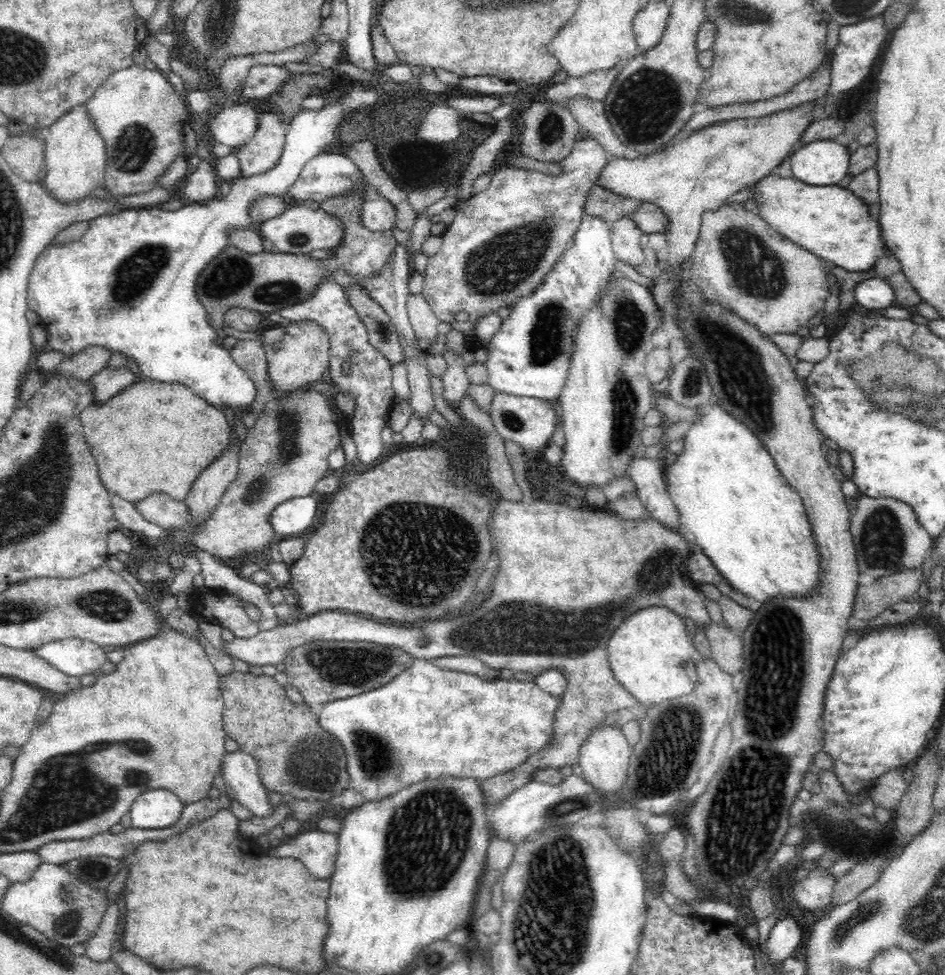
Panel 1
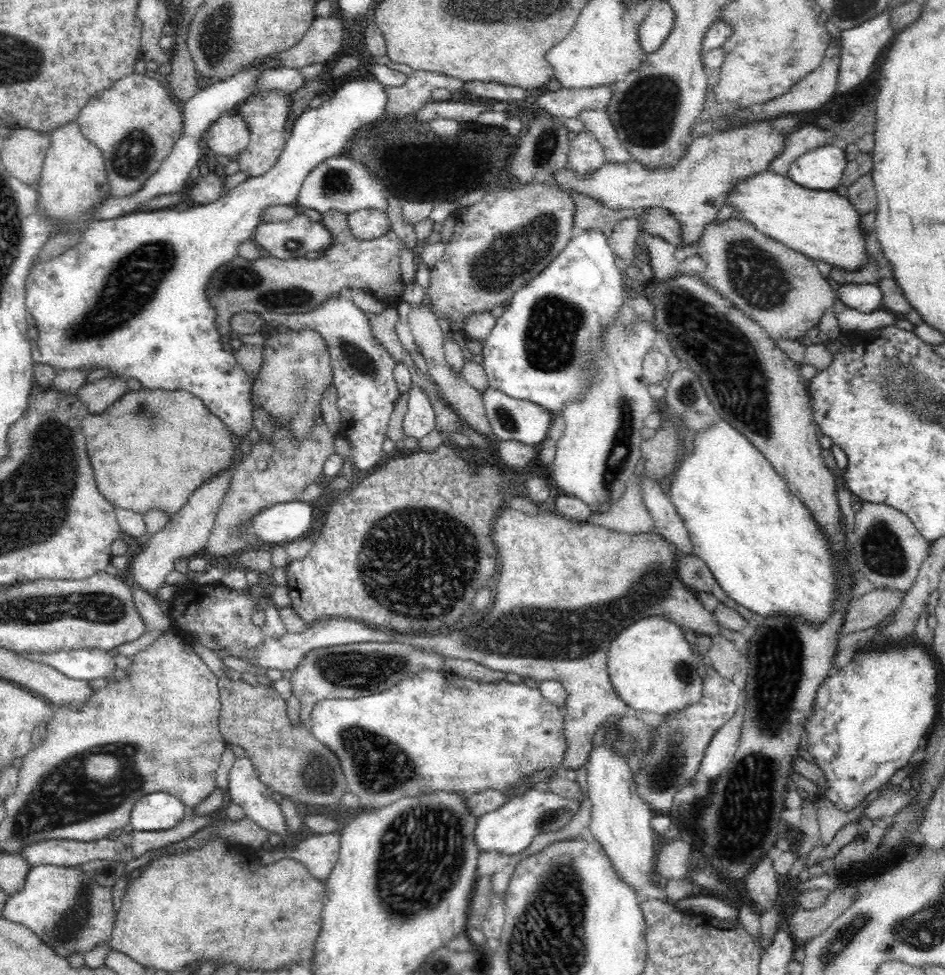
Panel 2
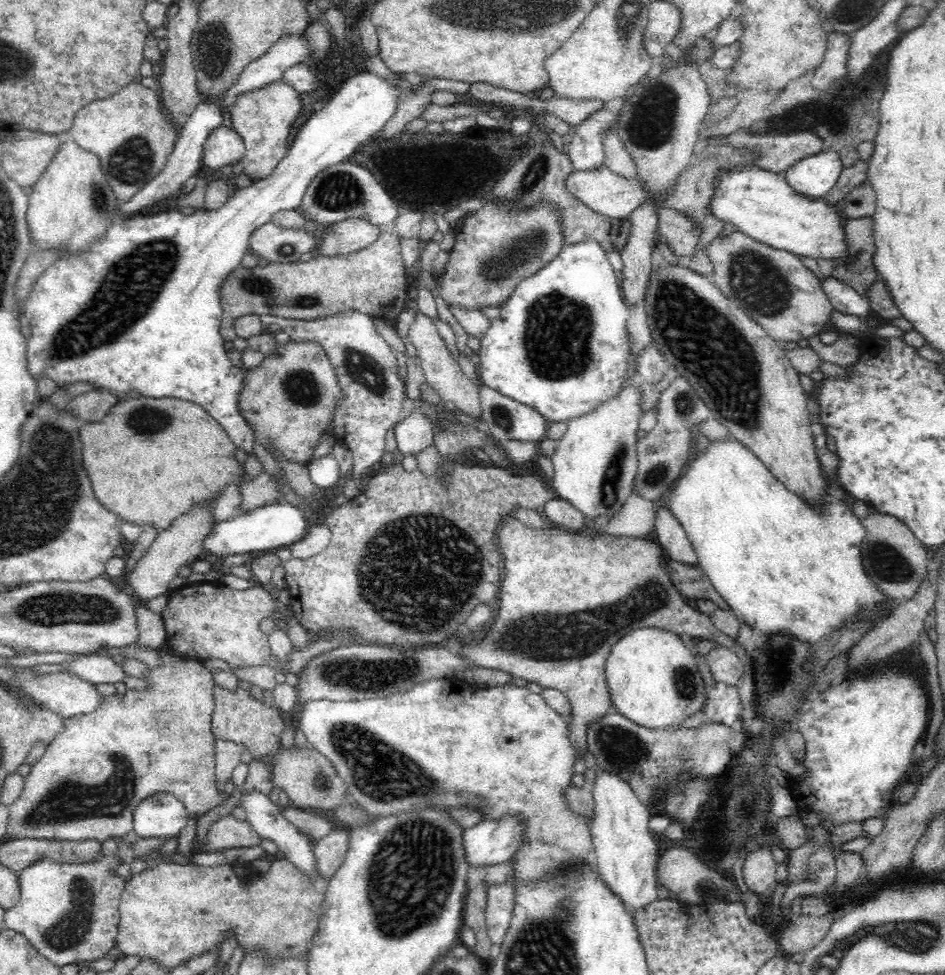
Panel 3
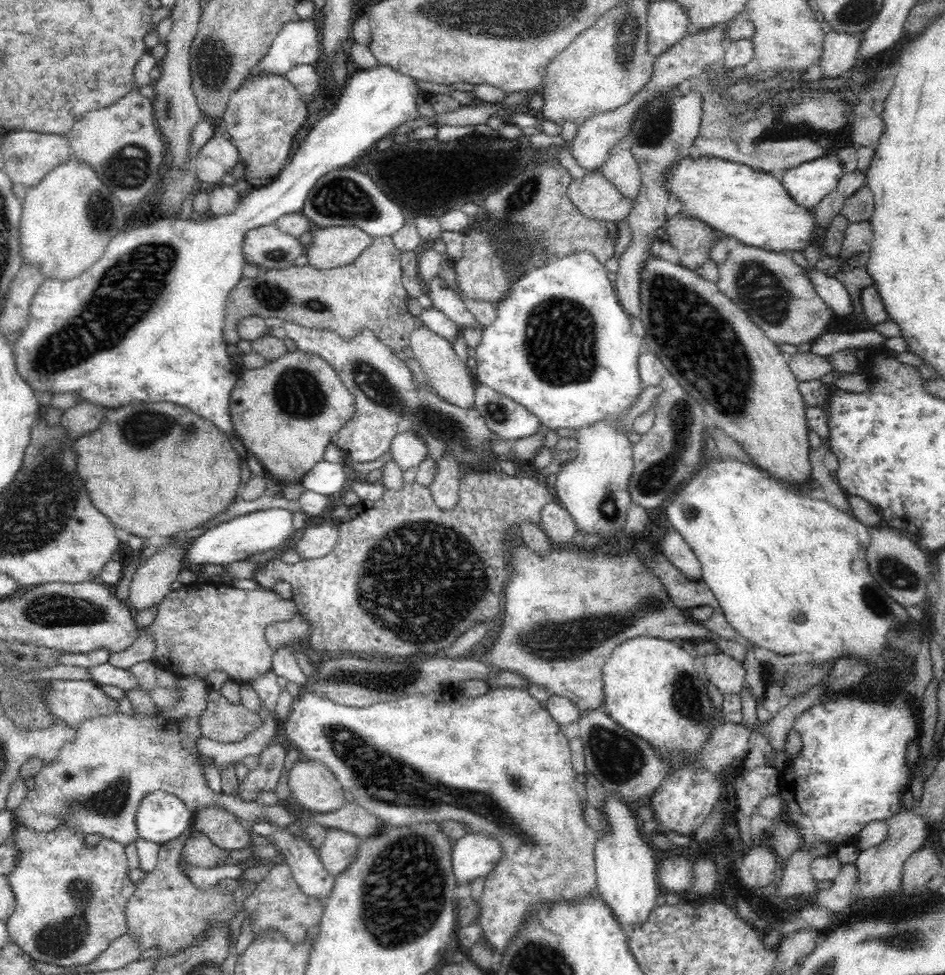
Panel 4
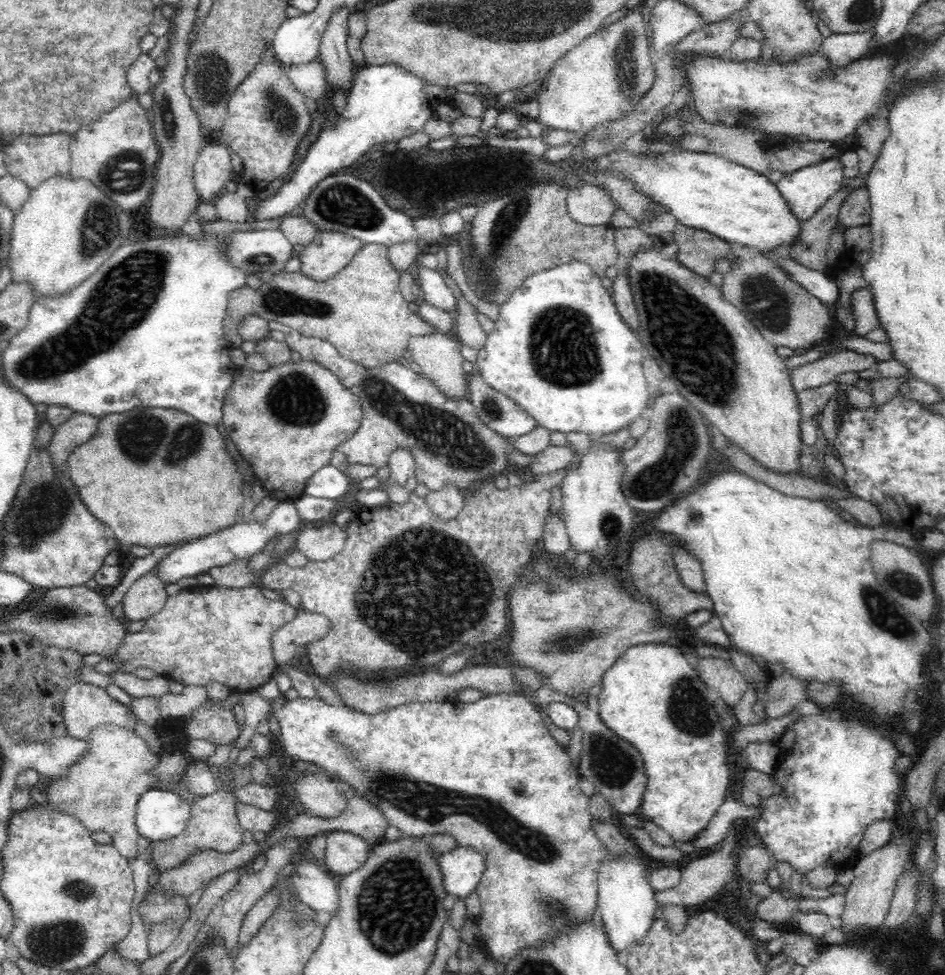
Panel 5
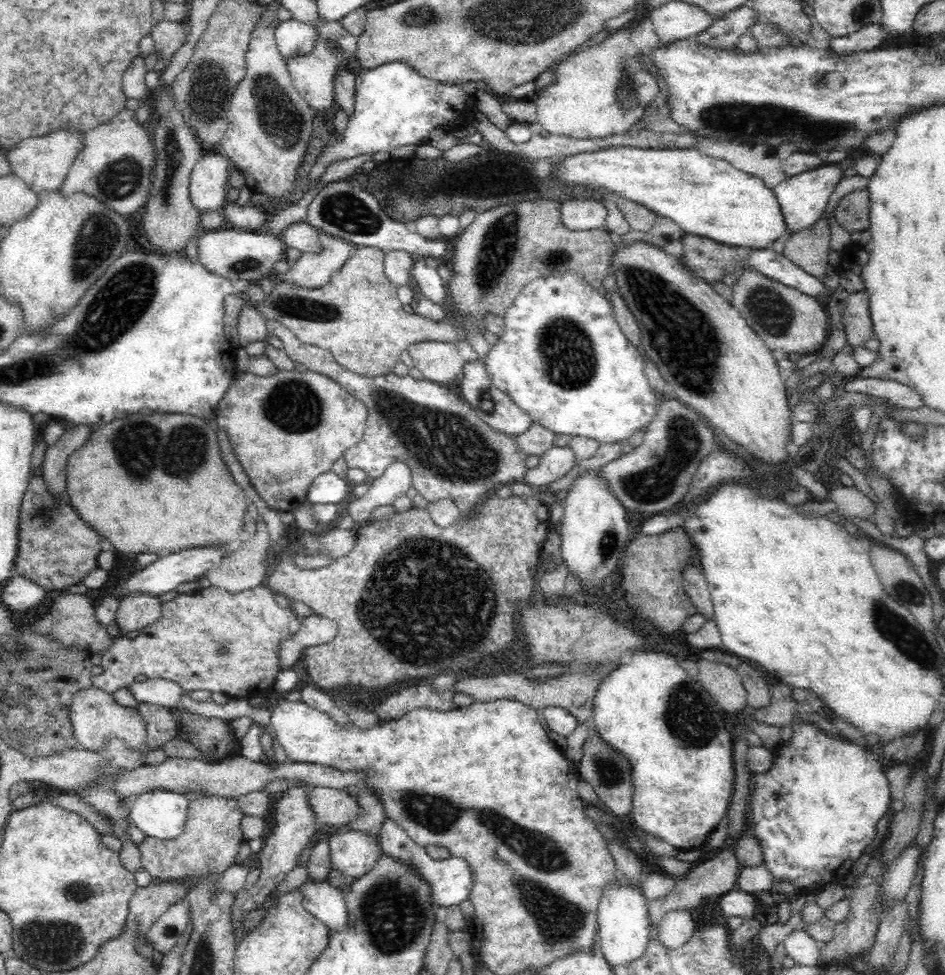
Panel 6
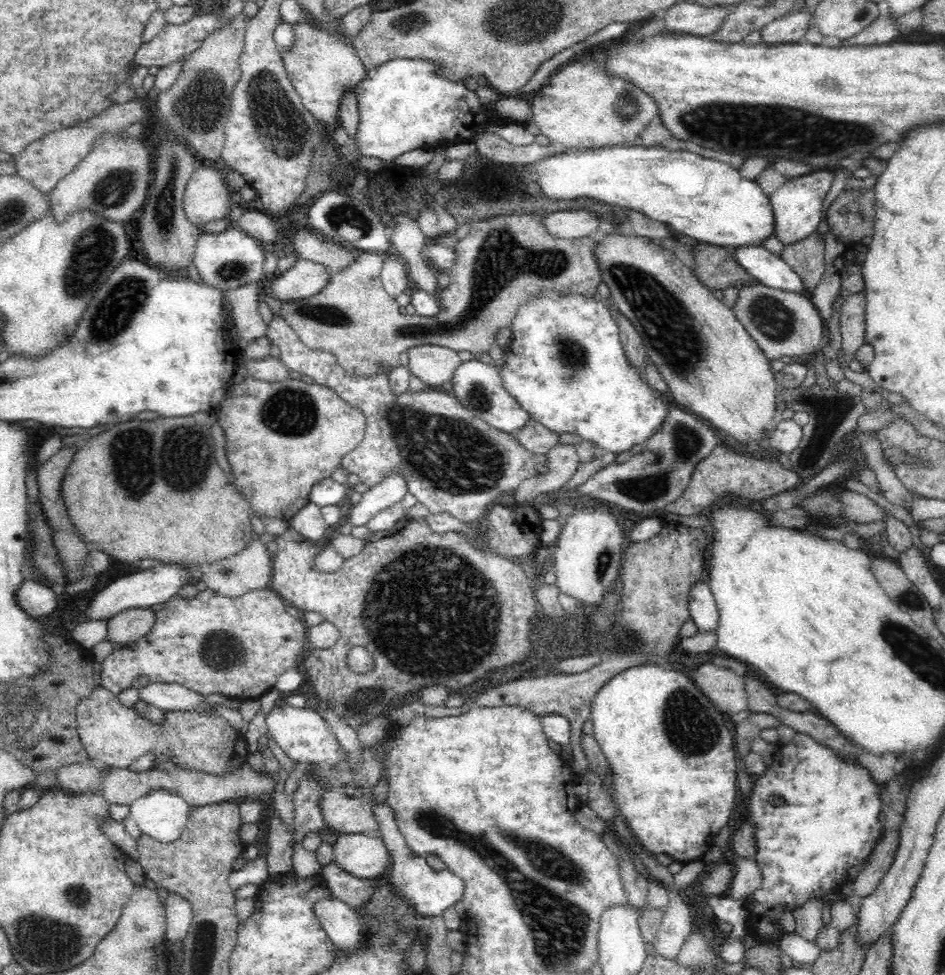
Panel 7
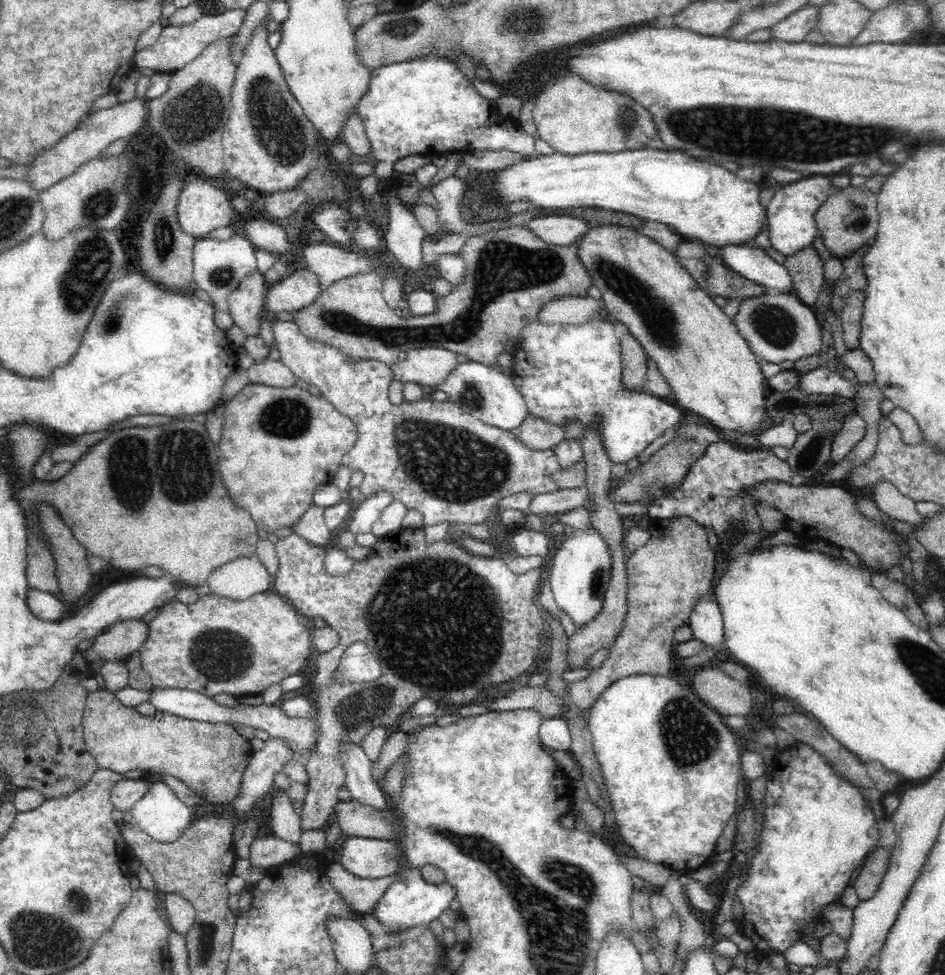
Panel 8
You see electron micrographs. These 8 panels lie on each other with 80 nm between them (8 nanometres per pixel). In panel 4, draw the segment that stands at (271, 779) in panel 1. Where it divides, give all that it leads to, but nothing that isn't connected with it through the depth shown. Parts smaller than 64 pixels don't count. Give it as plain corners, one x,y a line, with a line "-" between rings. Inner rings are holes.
206,694
206,708
201,712
201,737
222,744
240,742
247,734
262,724
260,716
252,716
244,706
230,704
222,694
-
298,762
288,774
292,798
309,813
330,814
345,806
345,790
330,769
319,762

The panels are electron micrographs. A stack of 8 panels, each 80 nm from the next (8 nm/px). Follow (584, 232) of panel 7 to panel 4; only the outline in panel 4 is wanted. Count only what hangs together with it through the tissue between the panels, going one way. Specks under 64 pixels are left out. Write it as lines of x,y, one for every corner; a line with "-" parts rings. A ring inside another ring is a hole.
600,169
569,184
567,192
574,207
590,220
617,223
633,208
632,200
622,195
616,185
600,174

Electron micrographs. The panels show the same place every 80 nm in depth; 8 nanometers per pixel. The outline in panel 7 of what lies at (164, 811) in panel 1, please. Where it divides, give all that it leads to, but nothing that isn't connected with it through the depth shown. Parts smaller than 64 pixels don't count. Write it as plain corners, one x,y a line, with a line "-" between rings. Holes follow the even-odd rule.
168,789
149,791
130,807
130,817
141,834
160,843
178,840
190,818
190,805

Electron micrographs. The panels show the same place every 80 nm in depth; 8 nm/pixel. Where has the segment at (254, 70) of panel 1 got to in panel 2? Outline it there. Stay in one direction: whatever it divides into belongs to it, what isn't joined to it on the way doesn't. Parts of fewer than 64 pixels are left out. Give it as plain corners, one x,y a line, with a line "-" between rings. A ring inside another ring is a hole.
287,66
264,71
261,79
255,81
255,90
258,94
264,91
296,92
305,86
308,78
304,77
298,68
288,68

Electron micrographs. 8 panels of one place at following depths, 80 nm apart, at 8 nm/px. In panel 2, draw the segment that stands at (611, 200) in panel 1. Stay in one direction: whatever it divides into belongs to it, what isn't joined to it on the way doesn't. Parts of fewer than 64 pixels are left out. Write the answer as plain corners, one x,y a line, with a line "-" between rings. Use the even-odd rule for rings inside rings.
573,197
574,201
574,232
580,233
584,229
598,229
609,243
614,227
626,218
637,216
639,210
624,209
614,211
606,208
596,199

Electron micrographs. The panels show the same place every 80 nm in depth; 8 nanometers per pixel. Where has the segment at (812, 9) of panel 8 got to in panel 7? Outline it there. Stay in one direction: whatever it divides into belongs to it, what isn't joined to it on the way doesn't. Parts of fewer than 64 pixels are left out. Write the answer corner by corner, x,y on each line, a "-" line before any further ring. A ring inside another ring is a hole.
802,7
790,16
770,21
762,30
762,40
768,44
798,43
804,40
804,34
812,22
812,9

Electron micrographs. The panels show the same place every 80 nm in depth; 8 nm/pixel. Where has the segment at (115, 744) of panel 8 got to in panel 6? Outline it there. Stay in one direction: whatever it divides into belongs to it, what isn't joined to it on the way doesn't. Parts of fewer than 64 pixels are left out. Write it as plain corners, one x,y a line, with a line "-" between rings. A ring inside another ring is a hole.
98,687
79,689
74,693
74,696
71,697
70,720
75,739
81,748
94,754
103,748
103,741
109,736
122,737
130,748
136,749
138,752
142,750
146,741
147,722
136,711
136,708
123,707
116,702
112,693
-
181,707
180,712
174,714
176,721
176,740
187,742
195,747
205,758
204,763
218,763
232,757
240,757
241,745
240,740
236,738
228,721
218,717
204,717
197,713

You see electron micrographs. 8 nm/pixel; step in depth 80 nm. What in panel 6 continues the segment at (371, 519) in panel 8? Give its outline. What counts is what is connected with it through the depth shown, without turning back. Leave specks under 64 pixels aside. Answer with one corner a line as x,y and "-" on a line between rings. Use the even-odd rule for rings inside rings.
394,461
377,479
373,480
363,497
348,505
348,515
353,522
364,522
375,508
393,505
396,499
406,496
411,487
410,469
402,461

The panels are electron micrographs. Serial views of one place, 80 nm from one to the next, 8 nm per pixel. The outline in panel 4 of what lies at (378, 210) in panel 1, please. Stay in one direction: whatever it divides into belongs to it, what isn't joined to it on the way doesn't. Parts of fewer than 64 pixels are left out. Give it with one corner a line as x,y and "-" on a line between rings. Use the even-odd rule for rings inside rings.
352,225
315,228
306,248
307,264
319,270
342,267
355,261
371,242
370,235

